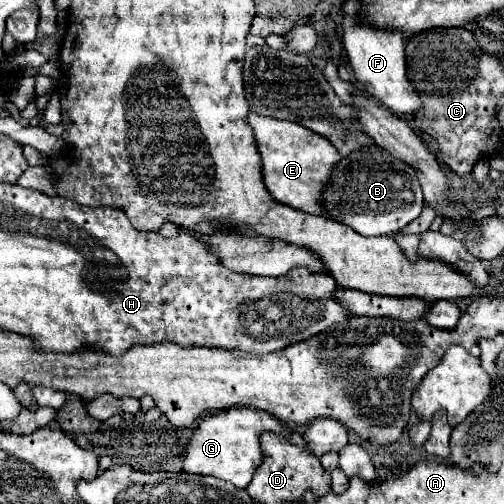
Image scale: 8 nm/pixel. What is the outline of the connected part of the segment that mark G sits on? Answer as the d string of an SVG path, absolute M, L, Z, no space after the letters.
M232 407L198 419L198 427L194 427L192 437L186 445L184 471L198 475L214 475L218 479L230 481L236 487L246 487L254 471L262 463L262 451L258 443L262 431L280 433L282 437L288 437L292 443L304 447L304 439L300 437L300 433L290 433L290 429L272 415L264 411L254 411L250 407Z

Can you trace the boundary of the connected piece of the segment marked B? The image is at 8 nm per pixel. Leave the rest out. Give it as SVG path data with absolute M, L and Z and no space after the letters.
M380 145L362 147L352 151L332 169L322 191L324 215L352 227L356 233L370 235L390 235L414 221L424 209L422 189L416 177L416 169L396 159Z

